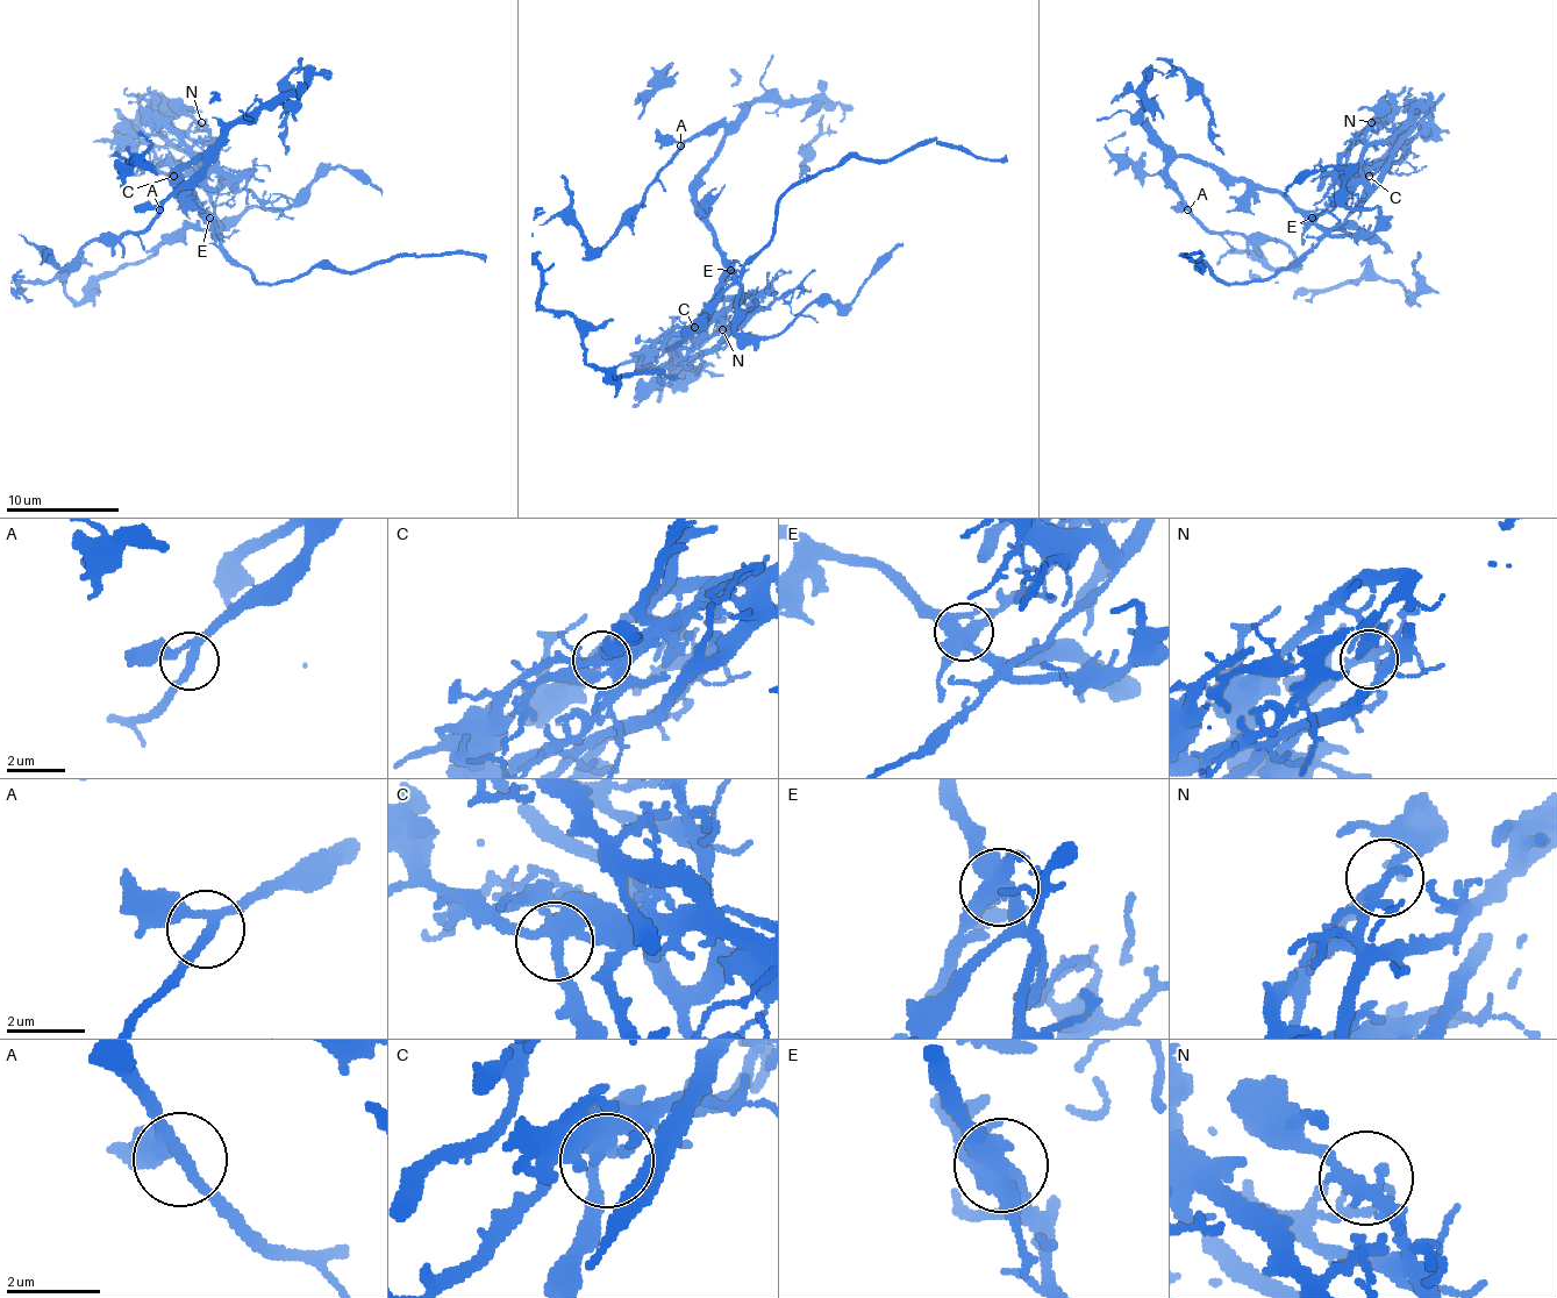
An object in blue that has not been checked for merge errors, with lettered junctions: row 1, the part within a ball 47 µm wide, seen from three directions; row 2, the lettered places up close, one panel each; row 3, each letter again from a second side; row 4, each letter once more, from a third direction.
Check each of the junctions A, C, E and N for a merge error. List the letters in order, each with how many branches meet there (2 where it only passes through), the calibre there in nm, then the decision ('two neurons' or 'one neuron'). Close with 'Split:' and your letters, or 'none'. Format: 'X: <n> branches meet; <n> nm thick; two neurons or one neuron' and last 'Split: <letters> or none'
A: 3 branches meet; 220 nm thick; one neuron
C: 3 branches meet; 340 nm thick; one neuron
E: 5 branches meet; 460 nm thick; two neurons
N: 3 branches meet; 240 nm thick; one neuron
Split: E

